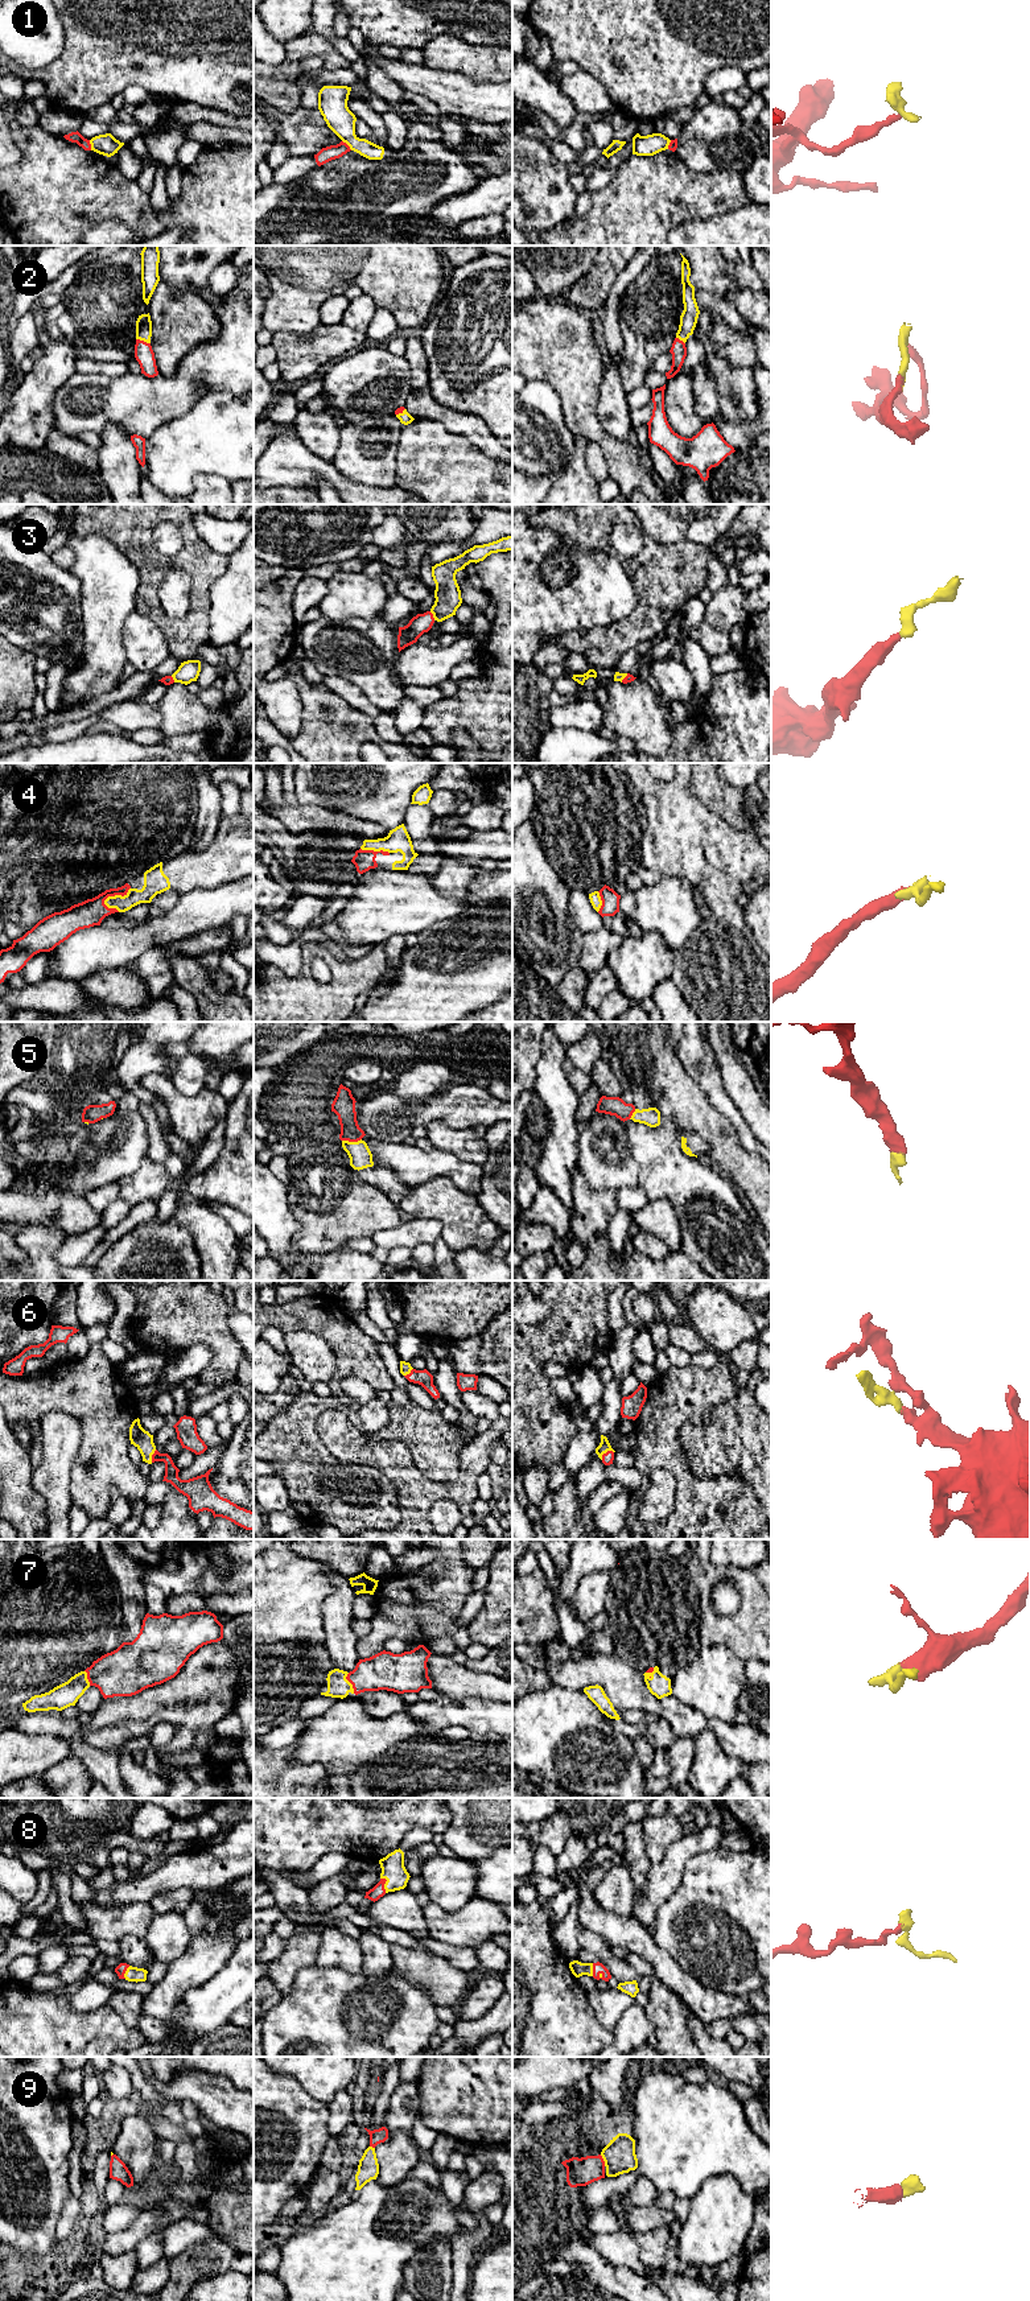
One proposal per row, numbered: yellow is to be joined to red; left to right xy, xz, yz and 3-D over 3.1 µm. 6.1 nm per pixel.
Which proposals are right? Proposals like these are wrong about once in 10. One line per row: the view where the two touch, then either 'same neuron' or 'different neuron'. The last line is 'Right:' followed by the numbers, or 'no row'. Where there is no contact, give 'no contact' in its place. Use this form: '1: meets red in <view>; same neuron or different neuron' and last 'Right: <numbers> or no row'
1: meets red in xz; different neuron
2: meets red in xy; same neuron
3: meets red in xz; same neuron
4: meets red in xy; same neuron
5: meets red in xz; same neuron
6: meets red in yz; same neuron
7: meets red in xz; same neuron
8: meets red in xz; same neuron
9: meets red in yz; same neuron
Right: 2, 3, 4, 5, 6, 7, 8, 9

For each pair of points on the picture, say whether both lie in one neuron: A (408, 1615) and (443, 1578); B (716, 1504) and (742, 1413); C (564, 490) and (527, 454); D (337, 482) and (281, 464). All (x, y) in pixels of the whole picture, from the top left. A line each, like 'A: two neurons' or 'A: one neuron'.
A: one neuron
B: two neurons
C: two neurons
D: one neuron

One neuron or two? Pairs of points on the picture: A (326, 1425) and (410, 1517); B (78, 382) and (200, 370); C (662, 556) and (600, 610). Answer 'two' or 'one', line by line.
A: one
B: one
C: two

